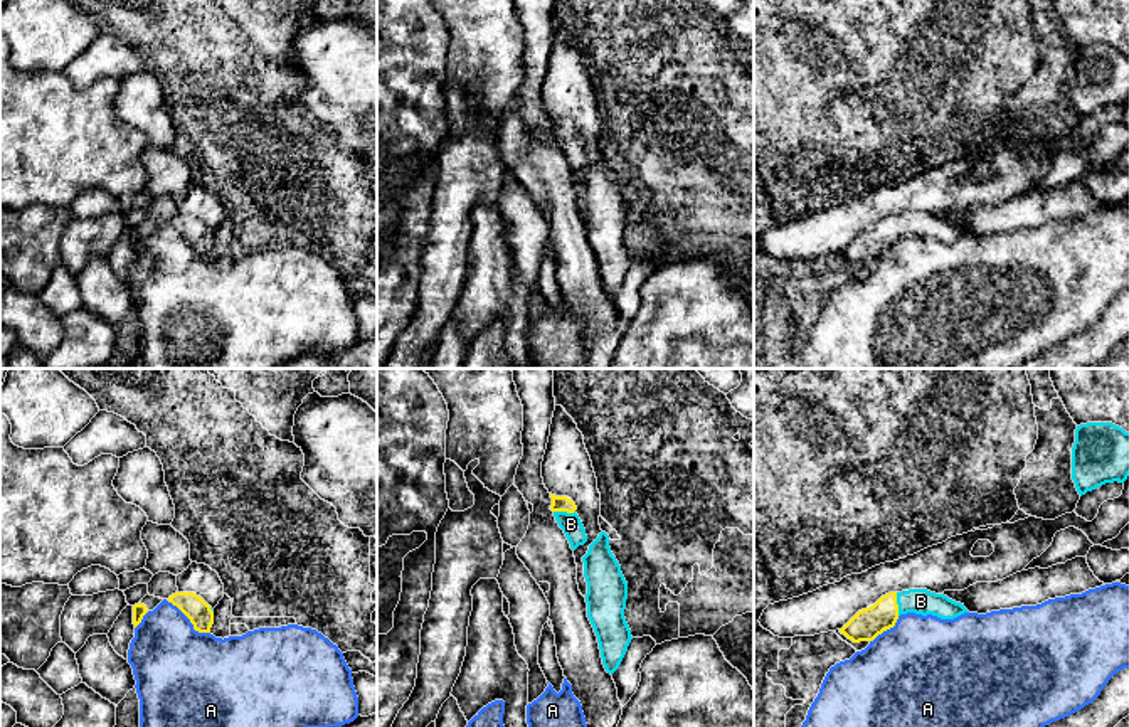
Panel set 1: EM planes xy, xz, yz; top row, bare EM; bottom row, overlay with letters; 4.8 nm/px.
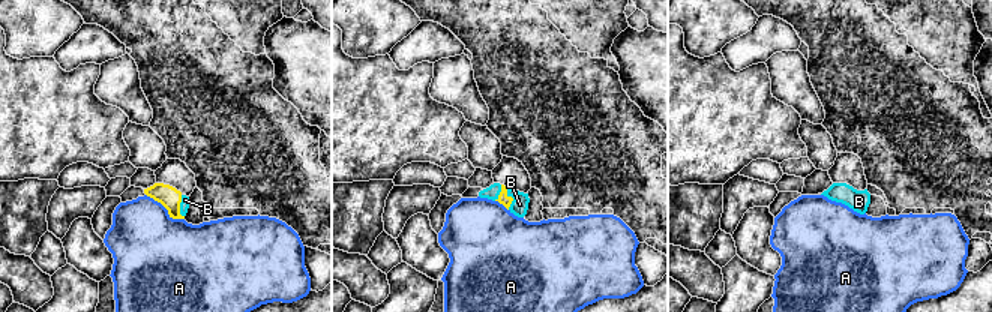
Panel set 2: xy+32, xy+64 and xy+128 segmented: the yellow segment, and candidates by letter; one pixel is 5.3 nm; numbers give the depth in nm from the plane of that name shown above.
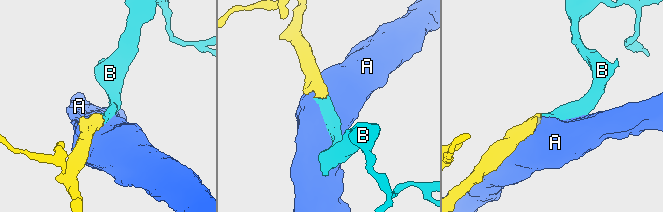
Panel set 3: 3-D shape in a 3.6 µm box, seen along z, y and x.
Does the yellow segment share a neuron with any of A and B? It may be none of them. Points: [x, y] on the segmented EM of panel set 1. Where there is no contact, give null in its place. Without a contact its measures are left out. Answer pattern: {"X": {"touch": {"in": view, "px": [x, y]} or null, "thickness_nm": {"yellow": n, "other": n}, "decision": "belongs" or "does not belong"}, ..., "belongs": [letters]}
{"A": {"touch": {"in": "xy", "px": [189, 618]}, "thickness_nm": {"yellow": 120, "other": 400}, "decision": "does not belong"}, "B": {"touch": {"in": "yz", "px": [897, 604]}, "thickness_nm": {"yellow": 150, "other": 130}, "decision": "belongs"}, "belongs": ["B"]}

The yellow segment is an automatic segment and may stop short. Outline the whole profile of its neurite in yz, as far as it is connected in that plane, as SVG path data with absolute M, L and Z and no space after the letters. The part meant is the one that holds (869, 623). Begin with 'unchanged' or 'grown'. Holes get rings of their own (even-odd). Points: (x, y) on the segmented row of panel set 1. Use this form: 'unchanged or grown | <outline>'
grown | M927 589L888 592L882 596L873 606L858 611L840 629L840 633L853 643L873 641L878 634L893 628L900 614L907 613L954 619L969 611L964 608L964 604Z

